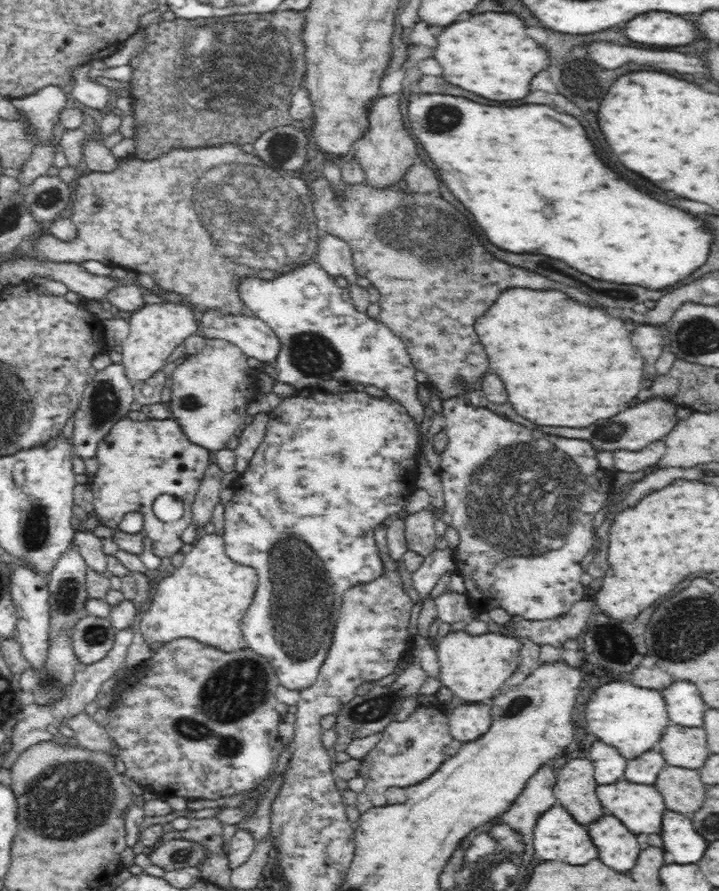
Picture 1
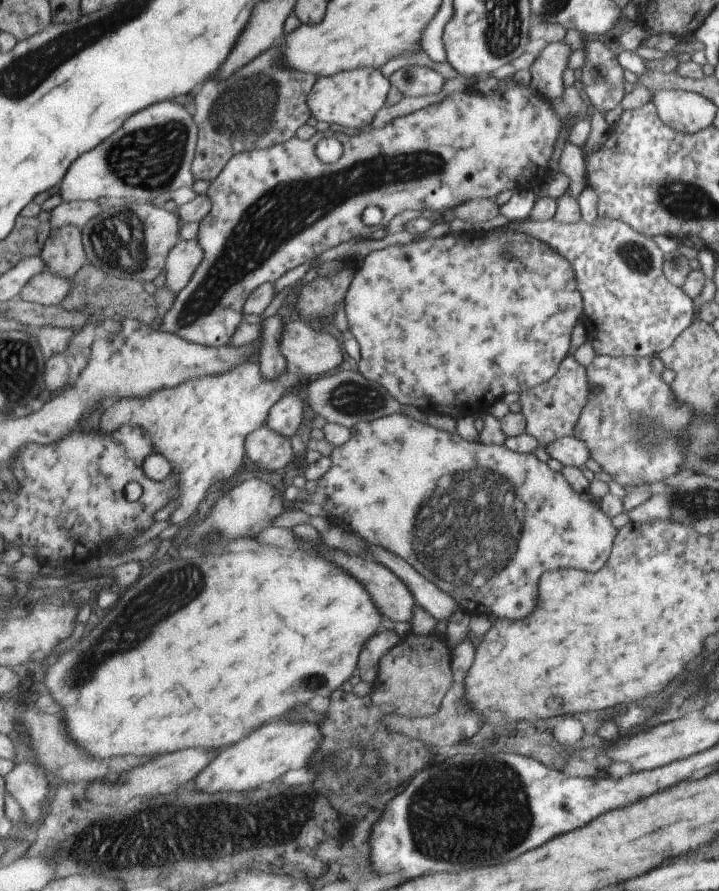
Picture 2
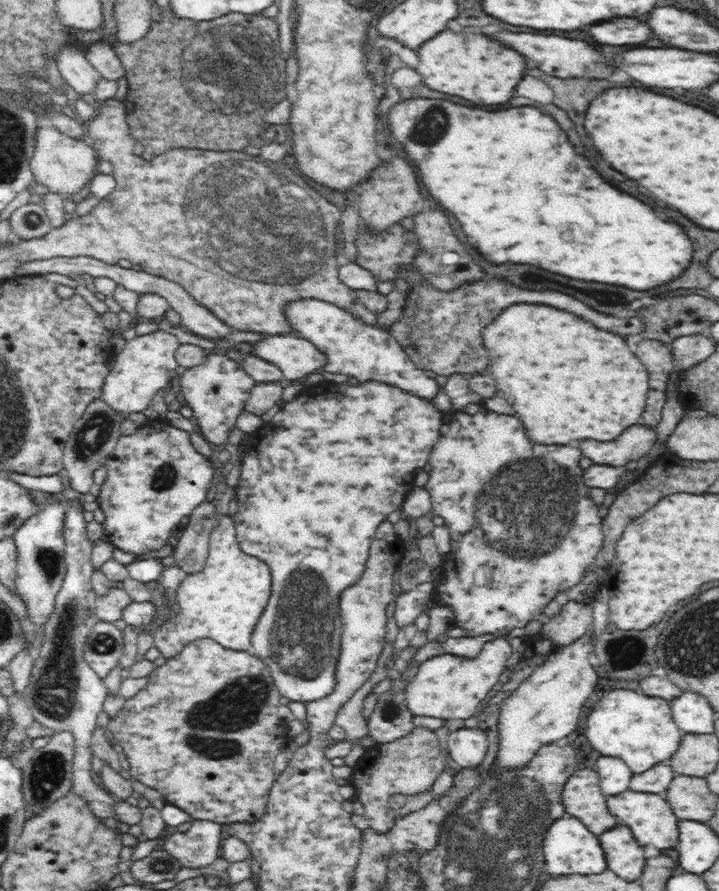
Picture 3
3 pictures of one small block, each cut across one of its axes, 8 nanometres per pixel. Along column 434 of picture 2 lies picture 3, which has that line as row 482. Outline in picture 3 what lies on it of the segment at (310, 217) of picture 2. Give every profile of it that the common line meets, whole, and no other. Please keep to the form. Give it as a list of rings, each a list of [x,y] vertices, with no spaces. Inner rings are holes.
[[[141,425],[133,434],[118,439],[112,454],[104,462],[108,476],[97,496],[99,508],[106,516],[102,522],[105,537],[114,548],[135,555],[160,550],[167,545],[170,534],[182,519],[189,518],[195,507],[207,499],[216,470],[215,457],[208,458],[196,452],[191,437],[190,432],[173,425],[160,429]]]

